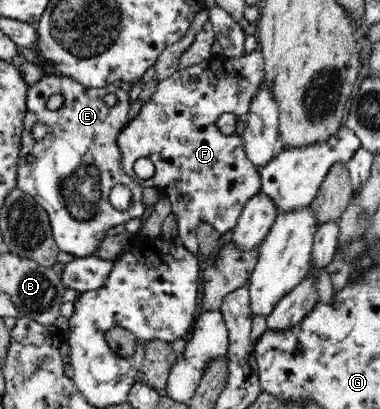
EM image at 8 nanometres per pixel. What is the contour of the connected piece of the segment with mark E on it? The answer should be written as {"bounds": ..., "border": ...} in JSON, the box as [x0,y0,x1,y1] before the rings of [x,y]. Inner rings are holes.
{"bounds":[17,75,146,257],"border":[[[55,75],[43,76],[26,91],[26,112],[24,126],[19,142],[17,160],[17,187],[28,194],[47,212],[55,243],[61,251],[71,253],[73,257],[93,256],[103,238],[111,232],[115,225],[124,224],[132,217],[140,217],[146,207],[143,202],[141,184],[132,179],[122,167],[122,155],[116,144],[117,135],[129,121],[131,98],[129,89],[118,83],[99,88],[83,87],[68,77]],[[53,95],[63,97],[61,107],[51,110],[47,103]],[[107,95],[115,95],[117,102],[109,106],[105,102]],[[35,123],[47,125],[48,134],[41,141],[31,138],[31,127]],[[123,184],[132,193],[131,205],[127,211],[117,211],[110,202],[109,194],[114,185]]]}

